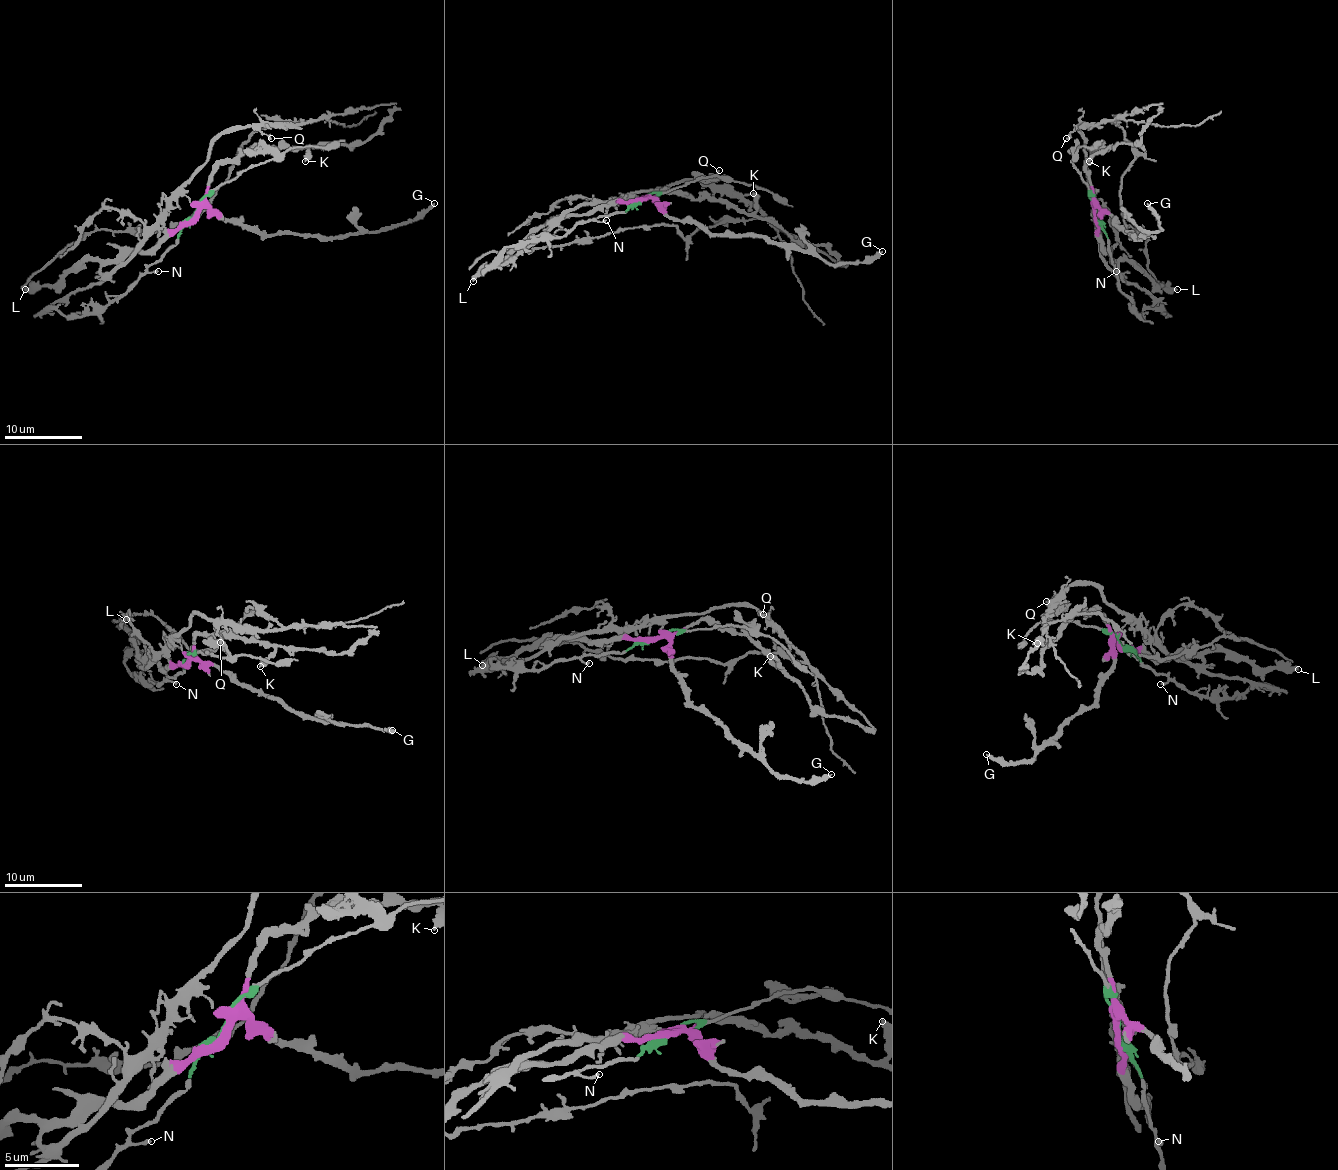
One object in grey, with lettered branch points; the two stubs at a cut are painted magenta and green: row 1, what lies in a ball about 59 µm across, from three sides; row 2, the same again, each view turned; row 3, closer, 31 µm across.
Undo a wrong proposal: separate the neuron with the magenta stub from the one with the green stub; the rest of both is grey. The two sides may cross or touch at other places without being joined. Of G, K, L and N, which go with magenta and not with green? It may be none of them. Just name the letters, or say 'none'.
G, K, L

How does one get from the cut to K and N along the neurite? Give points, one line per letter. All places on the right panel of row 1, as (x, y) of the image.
K: (1094, 214), (1090, 175), (1086, 169), (1096, 148), (1109, 148), (1096, 152), (1088, 162)
N: (1096, 214), (1096, 222), (1109, 243), (1109, 257), (1115, 270)

